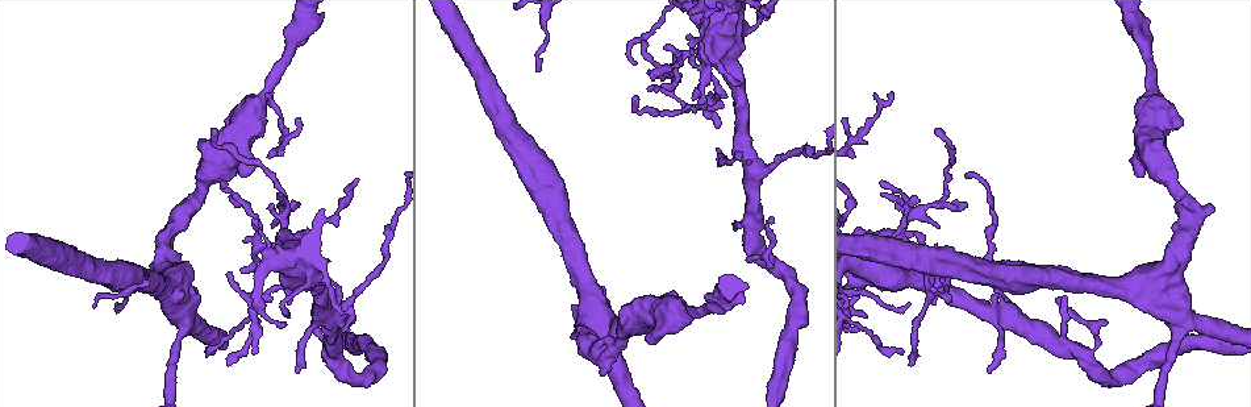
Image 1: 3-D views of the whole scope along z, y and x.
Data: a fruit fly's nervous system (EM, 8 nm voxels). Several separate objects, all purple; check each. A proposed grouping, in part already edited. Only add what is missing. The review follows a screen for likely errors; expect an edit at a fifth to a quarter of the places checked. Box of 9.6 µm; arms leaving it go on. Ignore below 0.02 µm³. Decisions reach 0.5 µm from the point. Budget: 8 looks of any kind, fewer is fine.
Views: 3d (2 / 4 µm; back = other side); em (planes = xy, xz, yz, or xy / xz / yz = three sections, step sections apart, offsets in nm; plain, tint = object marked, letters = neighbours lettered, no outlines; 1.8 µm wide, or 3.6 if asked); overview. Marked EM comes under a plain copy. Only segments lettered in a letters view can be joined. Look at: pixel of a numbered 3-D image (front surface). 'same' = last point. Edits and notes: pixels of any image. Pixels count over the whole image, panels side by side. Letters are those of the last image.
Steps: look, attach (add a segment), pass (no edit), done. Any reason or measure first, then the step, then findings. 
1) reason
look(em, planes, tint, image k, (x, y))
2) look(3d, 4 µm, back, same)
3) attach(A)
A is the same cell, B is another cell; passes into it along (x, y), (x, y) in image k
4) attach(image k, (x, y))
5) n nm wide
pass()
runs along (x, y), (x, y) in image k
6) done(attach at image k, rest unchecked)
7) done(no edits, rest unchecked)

an open end
look(em, 3.6 µm, xz, step 16, letters, image 1, (720, 151))

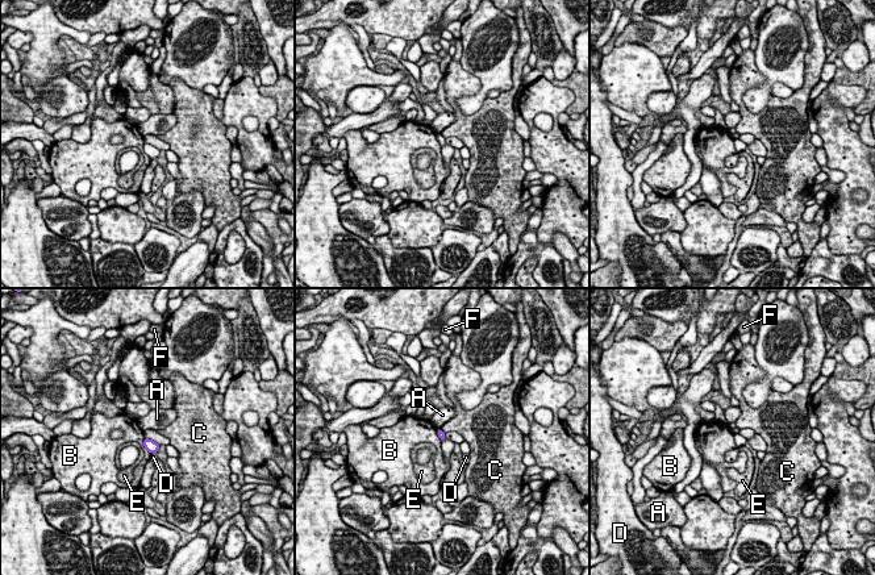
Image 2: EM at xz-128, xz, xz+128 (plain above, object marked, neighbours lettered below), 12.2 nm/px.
look(em, 3.6 µm, planes, letters, same)

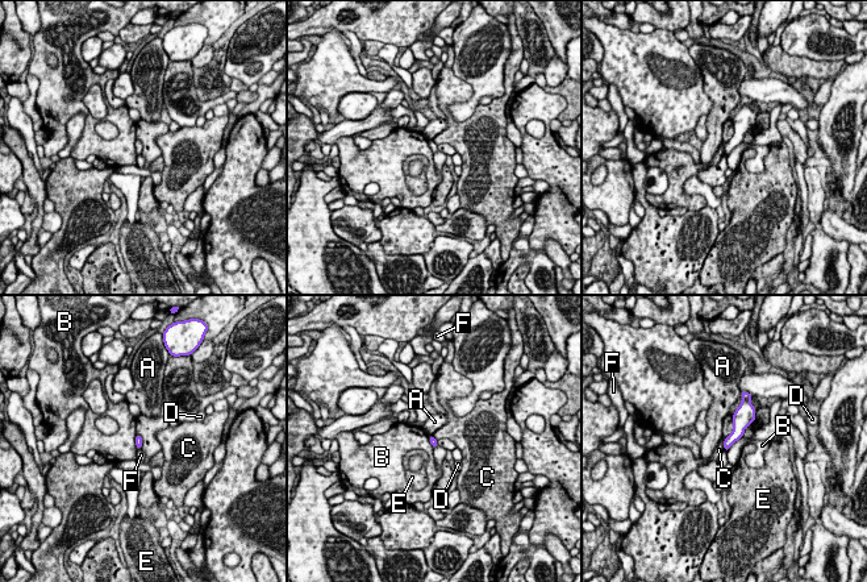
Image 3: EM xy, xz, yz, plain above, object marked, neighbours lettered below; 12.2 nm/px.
pass()
A, B, C, D, E and F are other cells; border along (742, 437), (726, 452) in image 3; no lettered segment goes on from it

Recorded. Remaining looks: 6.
tapers out
look(em, xz, step 16, tint, image 1, (739, 225))

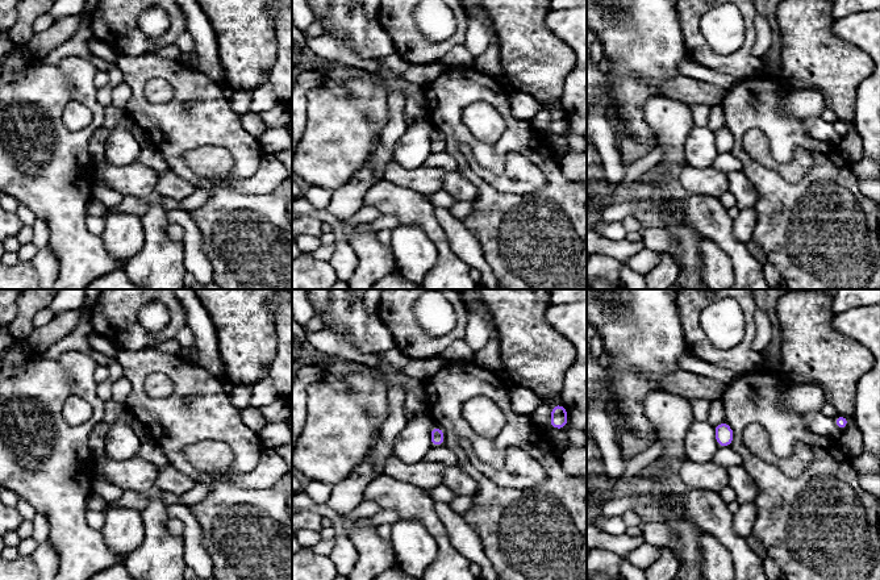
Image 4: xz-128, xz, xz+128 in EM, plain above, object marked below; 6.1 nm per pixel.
look(em, planes, letters, same)

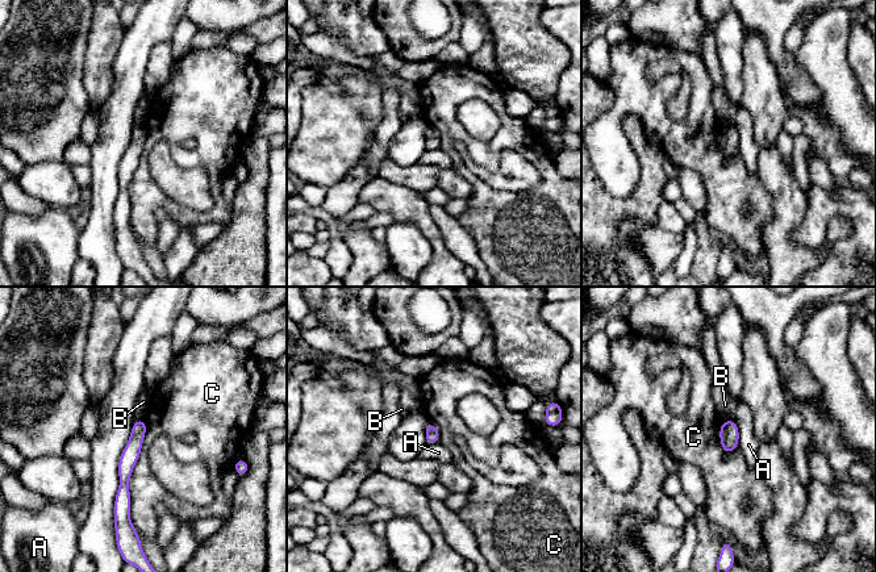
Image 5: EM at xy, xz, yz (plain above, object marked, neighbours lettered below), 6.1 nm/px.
100 nm wide
pass()
A, B and C are other cells; border along (145, 418), (129, 480), (132, 525) in image 5; no lettered segment goes on from it

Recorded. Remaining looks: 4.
a fork
look(em, planes, letters, image 1, (1188, 208))

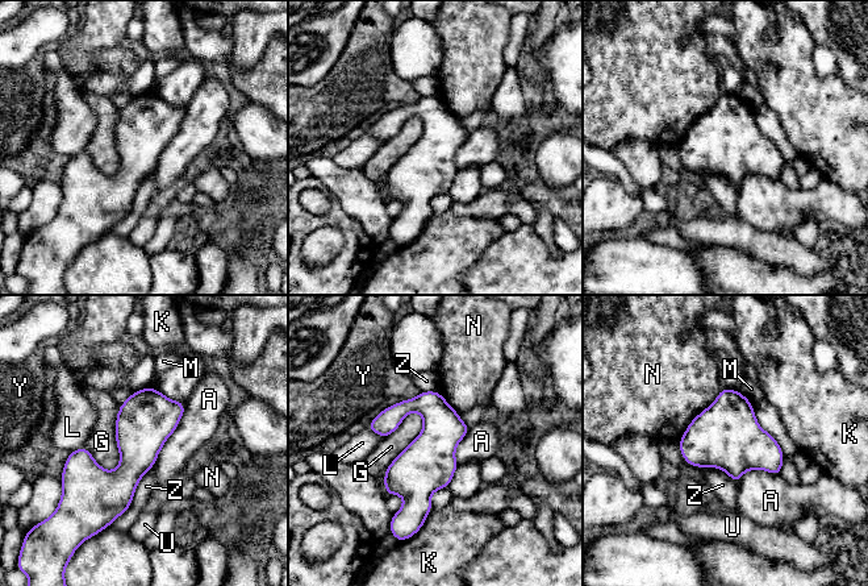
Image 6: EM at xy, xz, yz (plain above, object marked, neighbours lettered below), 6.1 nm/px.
340 nm wide
pass()
A, G, K, L, M, N, U, Y and Z are other cells; no lettered segment goes on from it

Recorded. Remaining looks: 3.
done(no edits, rest unchecked)

